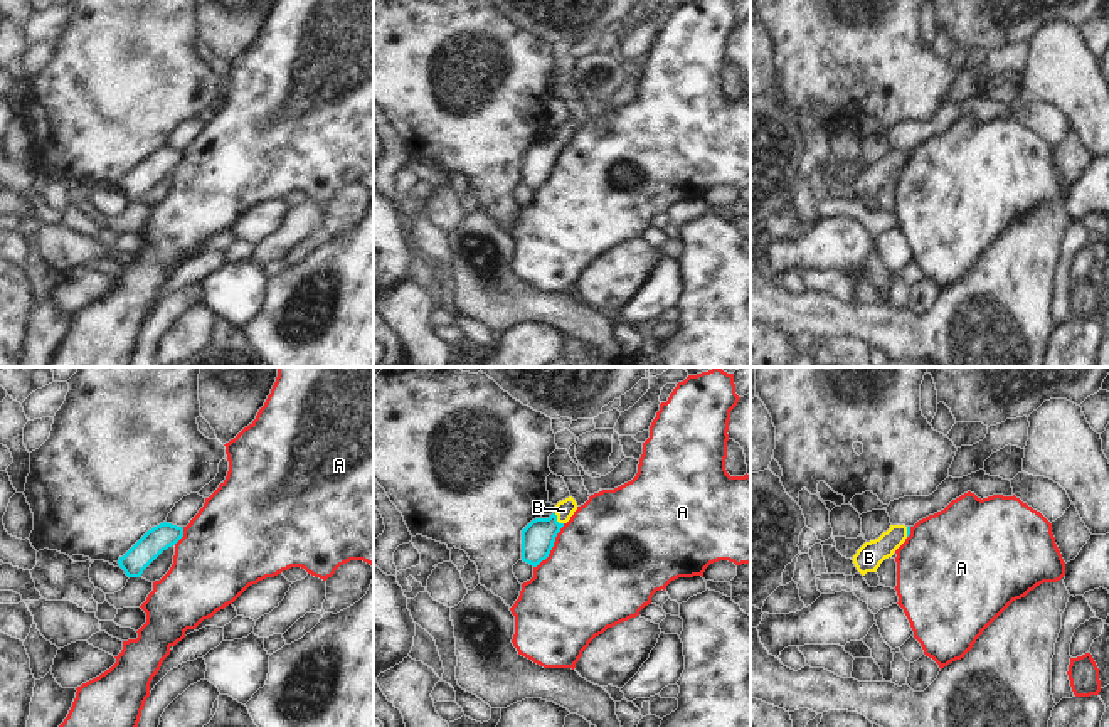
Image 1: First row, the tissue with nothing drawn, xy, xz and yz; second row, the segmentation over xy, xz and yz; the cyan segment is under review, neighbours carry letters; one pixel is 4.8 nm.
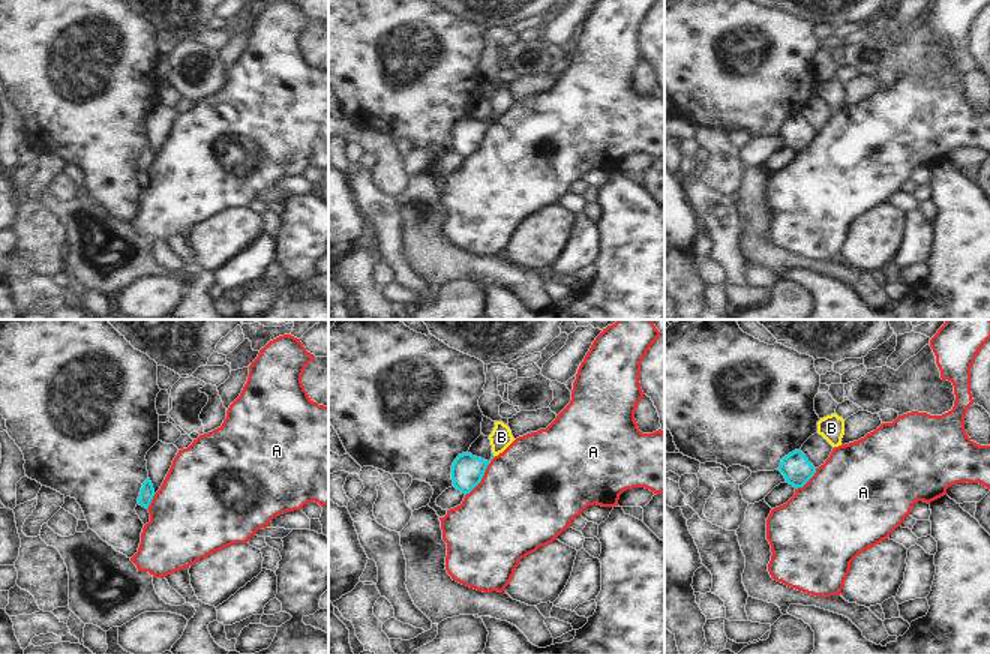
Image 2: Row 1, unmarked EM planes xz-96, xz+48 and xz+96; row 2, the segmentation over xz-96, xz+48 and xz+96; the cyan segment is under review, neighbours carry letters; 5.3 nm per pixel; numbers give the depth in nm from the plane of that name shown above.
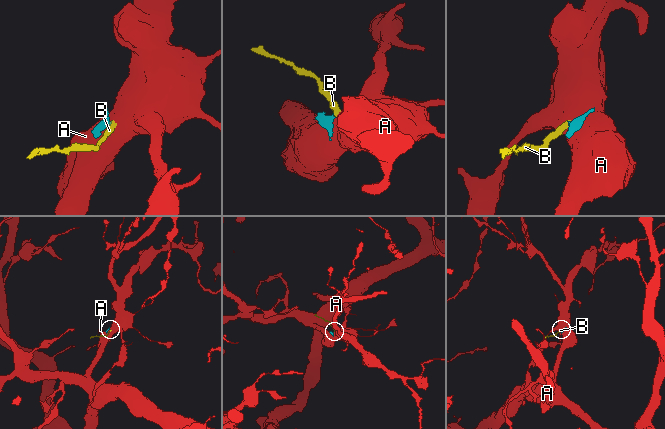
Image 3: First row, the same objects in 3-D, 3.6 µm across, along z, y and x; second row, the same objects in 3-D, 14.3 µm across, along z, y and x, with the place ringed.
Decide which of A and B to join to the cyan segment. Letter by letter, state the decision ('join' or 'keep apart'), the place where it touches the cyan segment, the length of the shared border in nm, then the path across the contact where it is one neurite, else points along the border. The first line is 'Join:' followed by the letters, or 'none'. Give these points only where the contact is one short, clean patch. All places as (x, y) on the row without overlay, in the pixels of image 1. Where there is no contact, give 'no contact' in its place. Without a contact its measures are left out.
Join: B
A: keep apart; contact xz (552, 169); length 260 nm; border xz (564, 147), (551, 175), (534, 191)
B: join; contact xz (556, 143); length 70 nm; way xz (537, 162), (556, 143), (564, 133)

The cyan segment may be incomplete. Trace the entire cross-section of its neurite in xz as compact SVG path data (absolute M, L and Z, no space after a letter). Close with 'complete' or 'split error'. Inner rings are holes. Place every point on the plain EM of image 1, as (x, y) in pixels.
M572 119L559 125L549 141L535 141L522 153L522 183L537 190L554 170L560 151L570 143L577 126Z; split error

